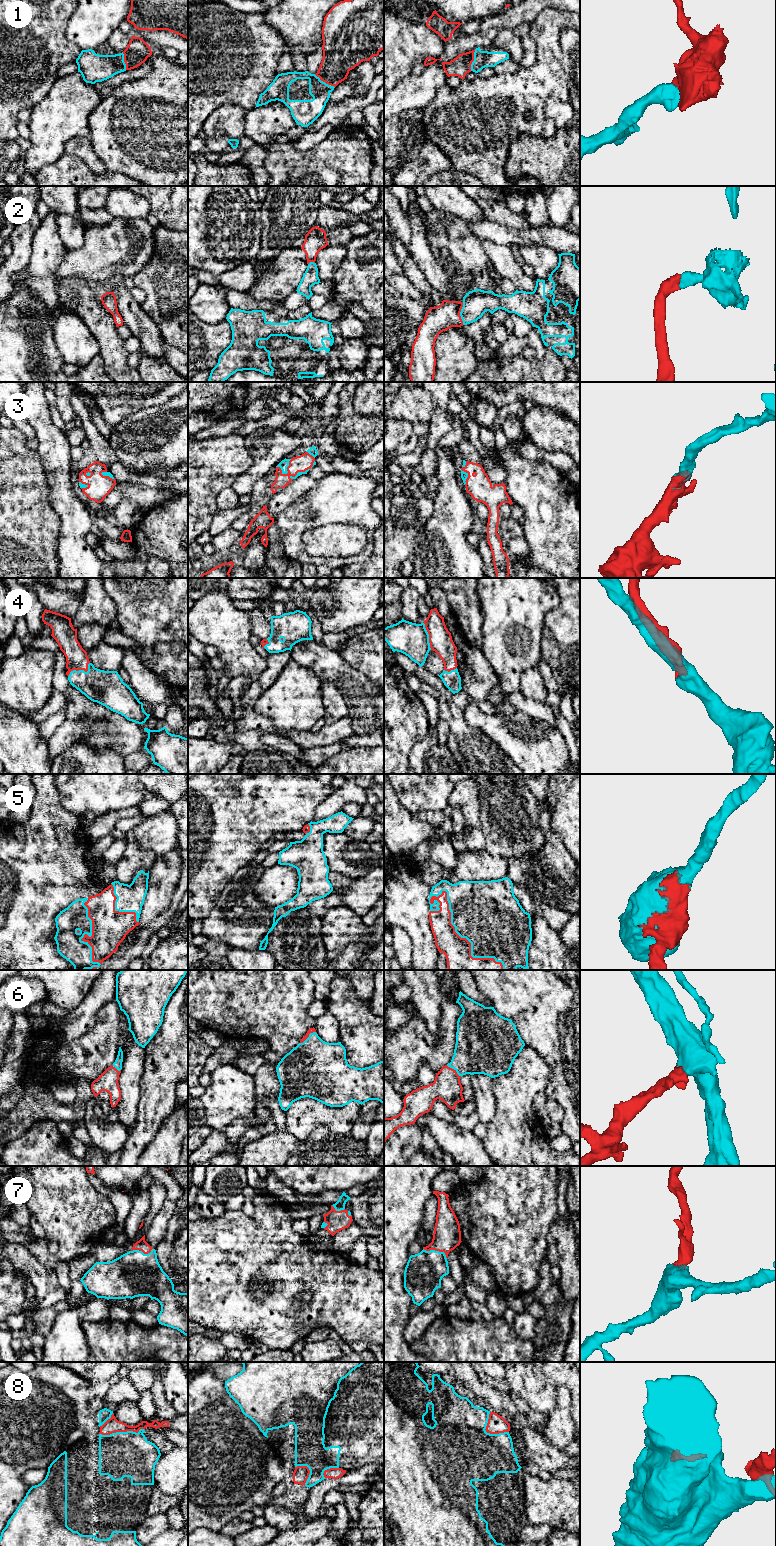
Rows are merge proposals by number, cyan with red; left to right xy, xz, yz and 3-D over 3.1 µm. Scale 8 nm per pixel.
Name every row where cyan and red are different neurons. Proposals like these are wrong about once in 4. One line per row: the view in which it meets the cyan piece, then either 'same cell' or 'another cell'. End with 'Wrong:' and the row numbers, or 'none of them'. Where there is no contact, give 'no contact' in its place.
1: contact in yz; same cell
2: contact in yz; same cell
3: contact in xz; same cell
4: contact in xy; same cell
5: contact in yz; same cell
6: contact in xz; same cell
7: contact in yz; same cell
8: contact in xy; another cell
Wrong: 8

